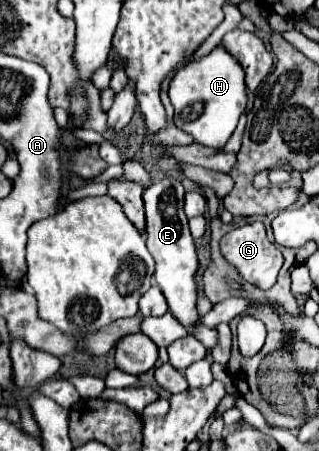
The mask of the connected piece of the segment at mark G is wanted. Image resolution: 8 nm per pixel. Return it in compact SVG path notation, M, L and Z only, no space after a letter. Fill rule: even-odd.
M260 221L247 223L242 227L239 226L235 230L231 230L229 234L225 234L221 238L221 254L239 272L239 276L245 282L249 282L249 284L253 284L261 290L269 290L275 284L277 274L283 266L281 252L275 248L275 244L269 242L265 226Z

